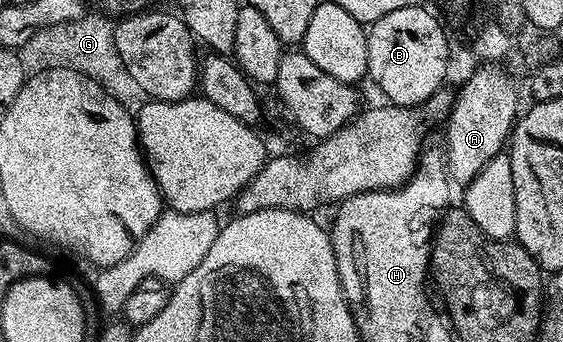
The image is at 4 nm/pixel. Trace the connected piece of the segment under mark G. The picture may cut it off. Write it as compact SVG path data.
M83 17L74 22L61 23L58 26L45 27L42 31L34 34L26 44L19 48L18 56L22 63L23 70L29 74L36 72L46 72L52 68L72 69L73 72L84 73L90 80L96 81L110 96L116 97L132 113L136 113L144 104L149 102L149 95L144 93L144 89L133 78L128 69L124 66L124 61L120 60L120 53L116 50L114 27L104 18Z

